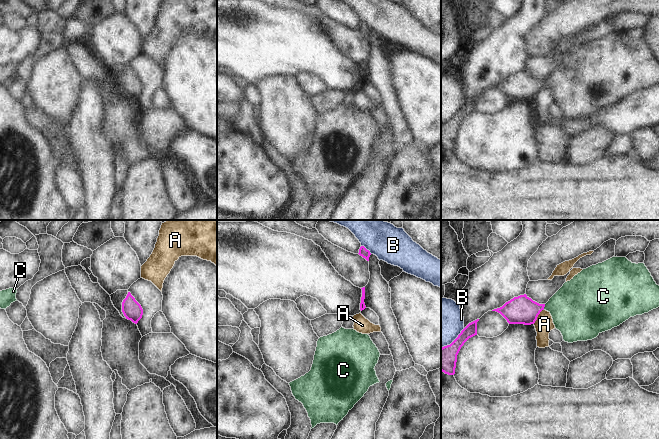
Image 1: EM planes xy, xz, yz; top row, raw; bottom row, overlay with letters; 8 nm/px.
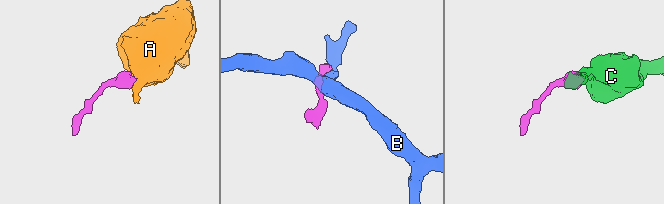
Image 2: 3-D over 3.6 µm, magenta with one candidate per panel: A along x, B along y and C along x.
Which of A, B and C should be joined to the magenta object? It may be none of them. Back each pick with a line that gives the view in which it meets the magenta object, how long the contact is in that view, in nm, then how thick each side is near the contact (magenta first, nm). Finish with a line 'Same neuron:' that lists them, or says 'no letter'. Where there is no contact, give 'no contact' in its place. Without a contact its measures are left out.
C: meets magenta in yz; contact 50 nm long; 220 nm thick on the magenta side, 400 nm on the other
Same neuron: C

